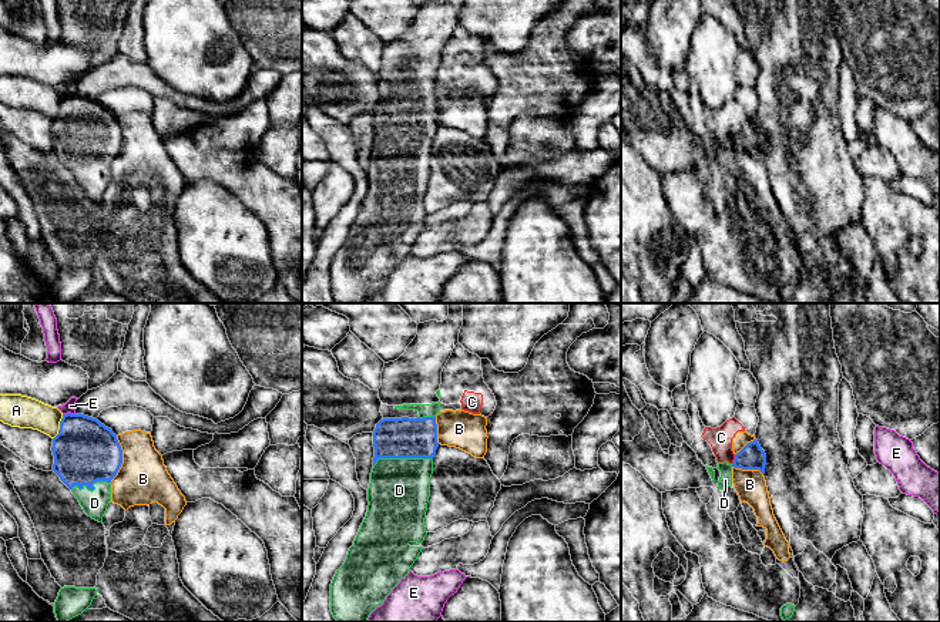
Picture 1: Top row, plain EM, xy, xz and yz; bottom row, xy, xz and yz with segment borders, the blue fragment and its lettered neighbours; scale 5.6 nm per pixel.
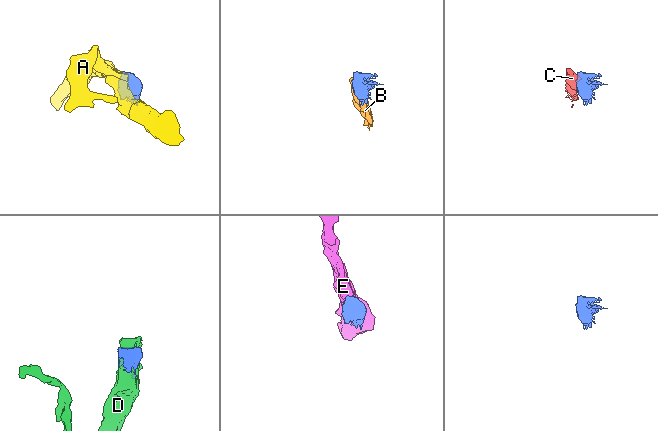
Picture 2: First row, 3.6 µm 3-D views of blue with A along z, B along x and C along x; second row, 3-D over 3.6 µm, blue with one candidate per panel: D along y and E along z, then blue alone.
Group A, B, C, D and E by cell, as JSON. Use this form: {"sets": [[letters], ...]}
{"sets": [["A"], ["B", "C"], ["D"], ["E"]]}

